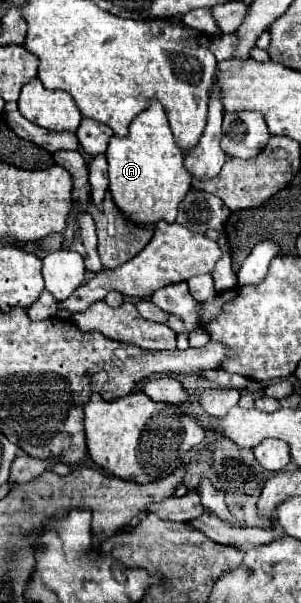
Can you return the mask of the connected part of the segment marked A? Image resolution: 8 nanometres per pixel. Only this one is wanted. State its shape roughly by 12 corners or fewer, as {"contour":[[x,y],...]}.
{"contour":[[152,101],[112,137],[110,195],[128,221],[172,223],[192,185]]}

